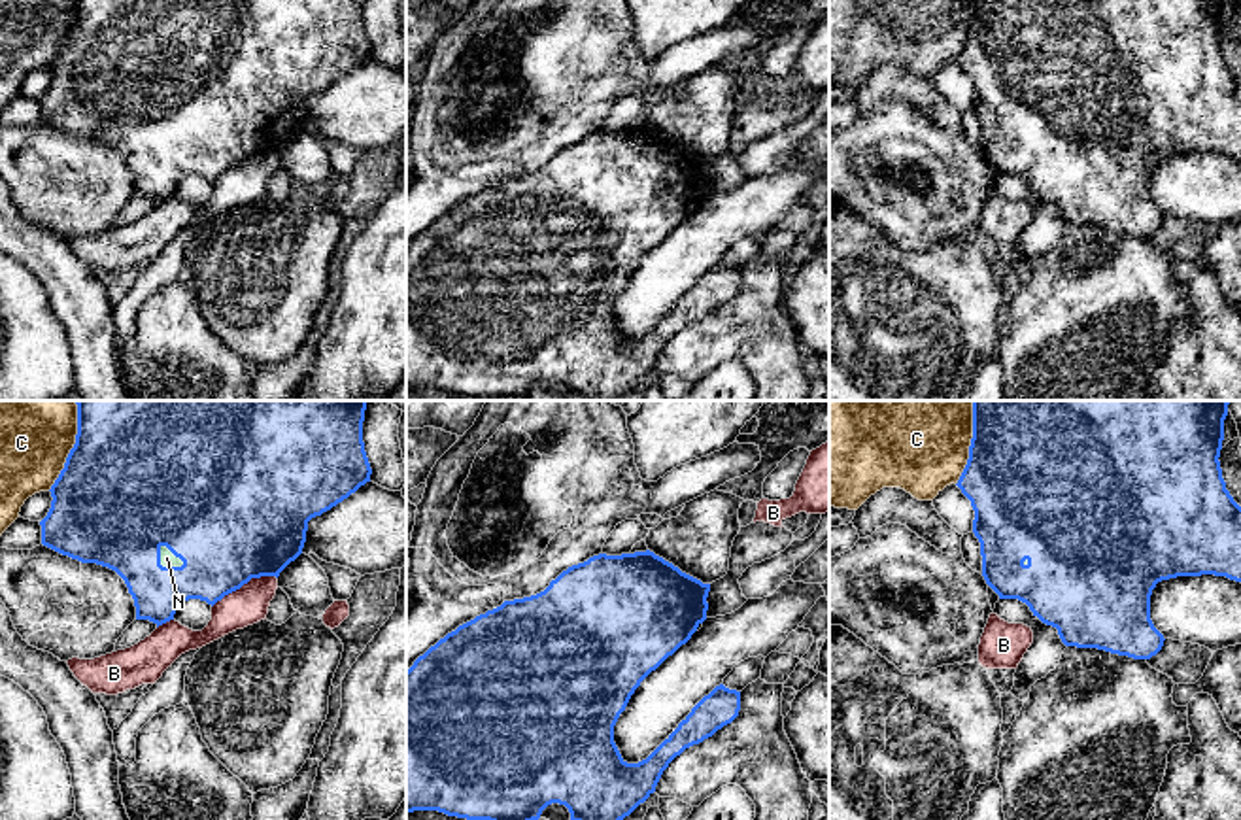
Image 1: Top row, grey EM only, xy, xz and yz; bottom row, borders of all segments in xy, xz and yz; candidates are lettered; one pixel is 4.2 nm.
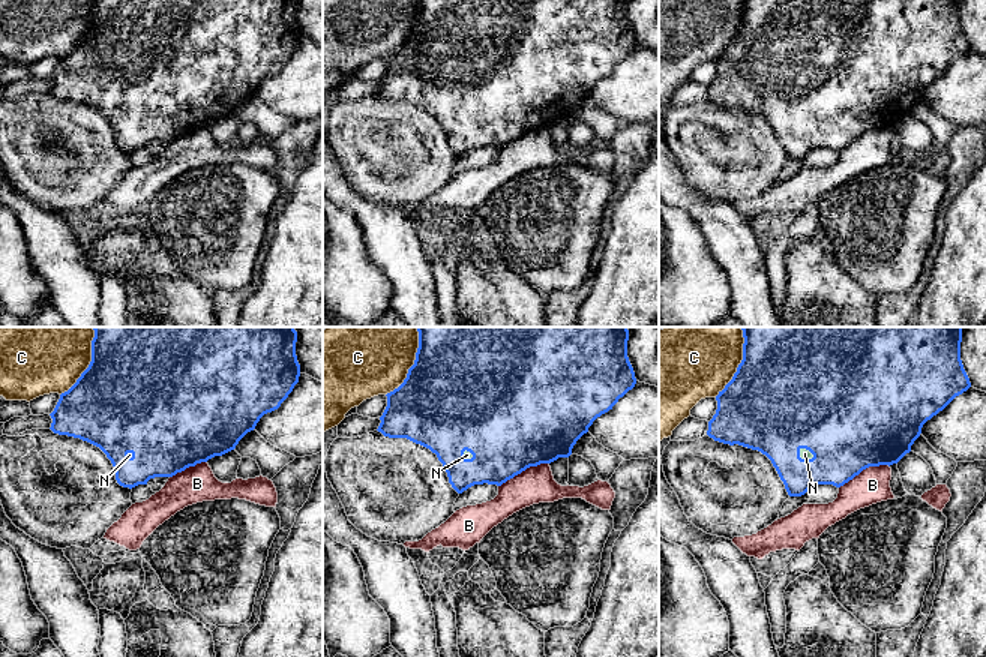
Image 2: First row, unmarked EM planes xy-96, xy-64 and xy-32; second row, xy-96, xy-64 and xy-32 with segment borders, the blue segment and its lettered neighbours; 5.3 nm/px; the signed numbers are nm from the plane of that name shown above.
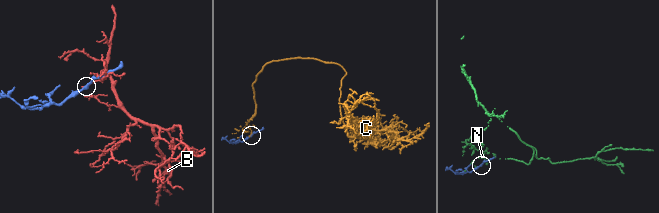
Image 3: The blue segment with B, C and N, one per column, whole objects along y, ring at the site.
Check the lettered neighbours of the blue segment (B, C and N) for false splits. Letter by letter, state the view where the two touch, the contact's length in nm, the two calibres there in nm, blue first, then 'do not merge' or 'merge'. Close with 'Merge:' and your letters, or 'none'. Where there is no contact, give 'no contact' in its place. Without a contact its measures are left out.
B: xy | 300 nm | 480/160 nm | do not merge
C: xy | 400 nm | 500/340 nm | do not merge
N: xy | 130 nm | 500/60 nm | merge
Merge: N

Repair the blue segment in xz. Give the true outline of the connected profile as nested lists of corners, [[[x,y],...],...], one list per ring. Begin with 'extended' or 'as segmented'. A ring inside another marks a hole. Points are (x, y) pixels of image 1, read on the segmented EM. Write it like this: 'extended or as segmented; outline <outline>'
as segmented; outline [[[650,550],[621,555],[599,554],[563,571],[544,591],[504,601],[501,606],[448,633],[406,671],[406,814],[414,811],[438,811],[467,820],[538,820],[548,805],[559,803],[569,809],[570,820],[623,820],[629,816],[655,792],[663,771],[676,756],[712,737],[739,716],[740,692],[720,684],[691,709],[678,727],[646,760],[627,763],[614,743],[614,726],[640,682],[686,644],[706,620],[708,591],[710,584],[703,584],[682,572]]]

